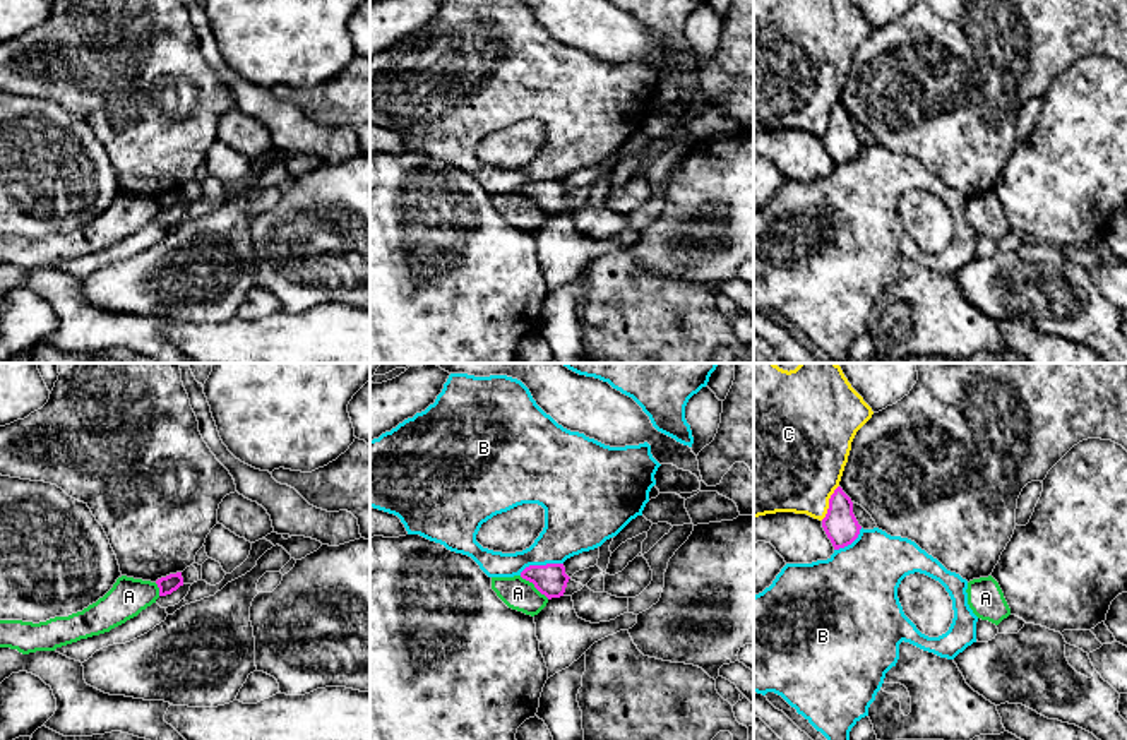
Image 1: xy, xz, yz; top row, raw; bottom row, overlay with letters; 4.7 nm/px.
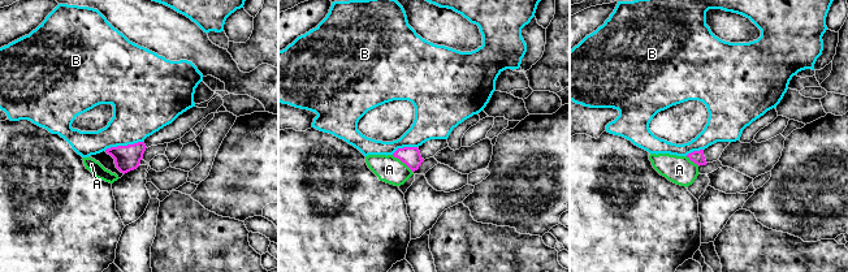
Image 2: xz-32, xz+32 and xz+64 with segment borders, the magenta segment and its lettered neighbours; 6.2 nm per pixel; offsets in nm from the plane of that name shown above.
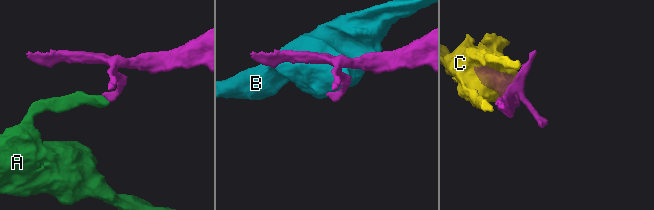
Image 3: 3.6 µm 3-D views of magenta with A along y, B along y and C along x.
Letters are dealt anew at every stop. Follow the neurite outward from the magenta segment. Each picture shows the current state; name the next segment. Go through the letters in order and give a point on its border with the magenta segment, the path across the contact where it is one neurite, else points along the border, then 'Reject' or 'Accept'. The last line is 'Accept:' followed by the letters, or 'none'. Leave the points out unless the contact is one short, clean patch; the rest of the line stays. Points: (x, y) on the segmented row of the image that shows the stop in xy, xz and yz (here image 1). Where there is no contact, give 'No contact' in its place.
A: Touches magenta at xz (535, 586). Boundary: xz (519, 576), (548, 598). Reject
B: Touches magenta at xz (540, 566). Reject
C: Touches magenta at yz (829, 502). Reject
Accept: none

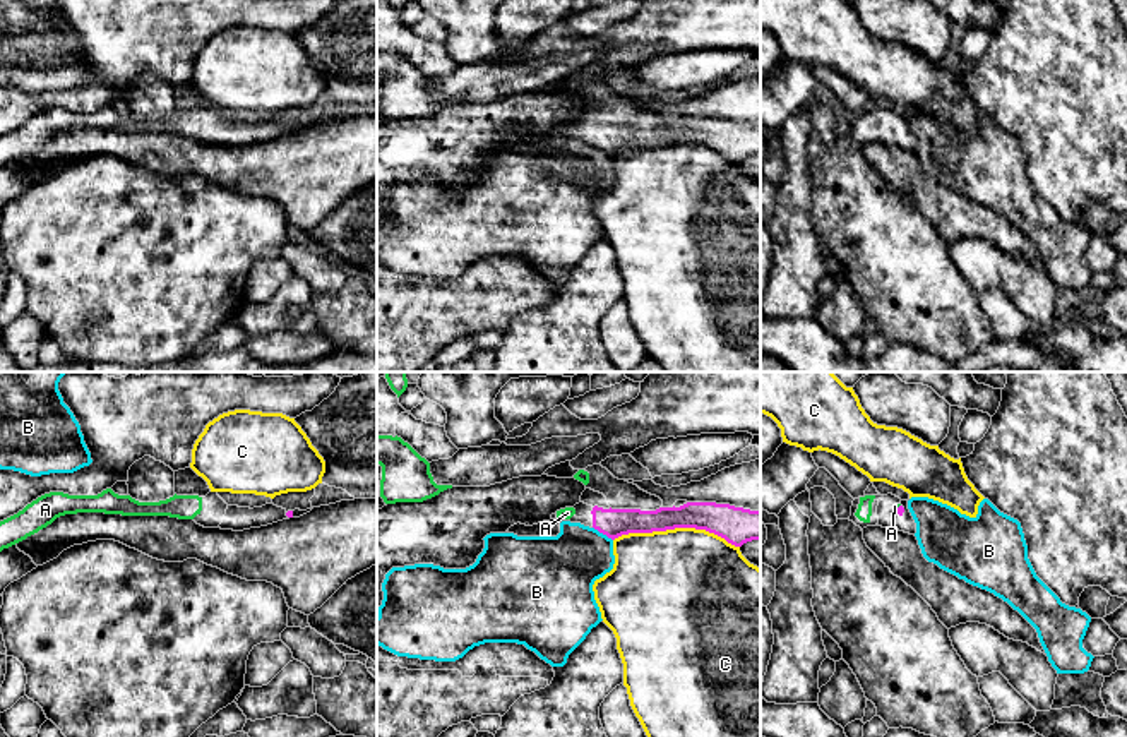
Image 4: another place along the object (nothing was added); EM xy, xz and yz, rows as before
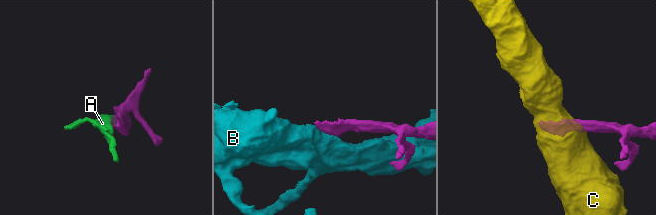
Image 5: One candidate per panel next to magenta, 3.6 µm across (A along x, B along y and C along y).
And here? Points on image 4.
A: Touches magenta at yz (898, 508). Path across: yz (900, 511), (898, 508), (894, 506). Accept
B: Touches magenta at xz (603, 533). Boundary: xz (593, 527), (612, 540). Reject
C: Touches magenta at xz (677, 527). Reject
Accept: A

